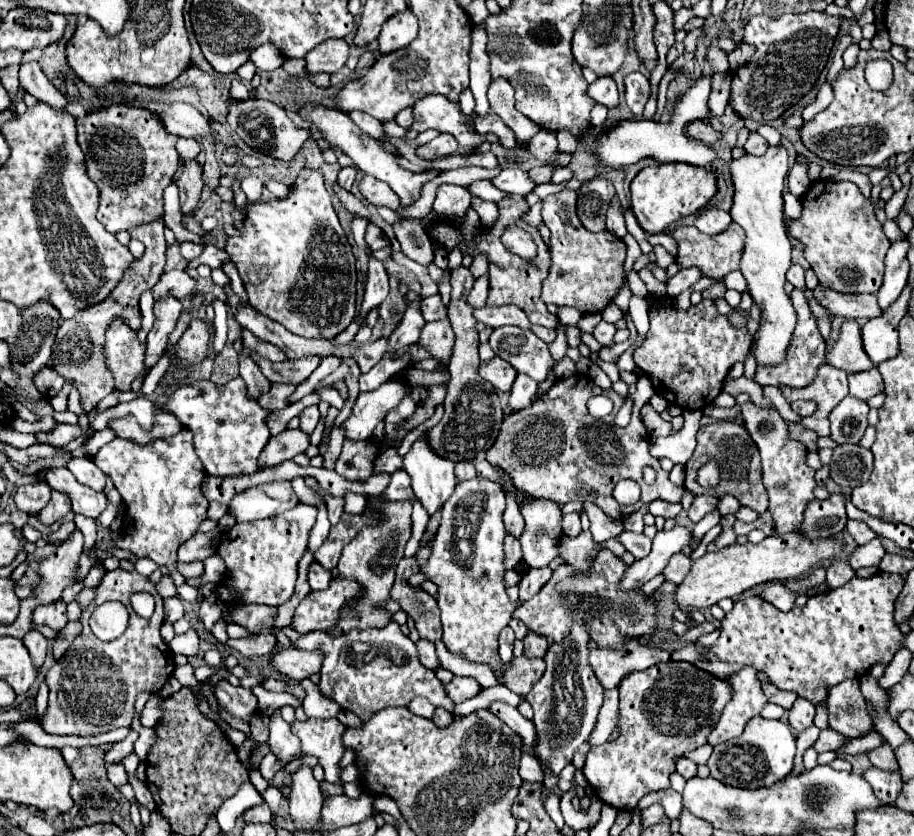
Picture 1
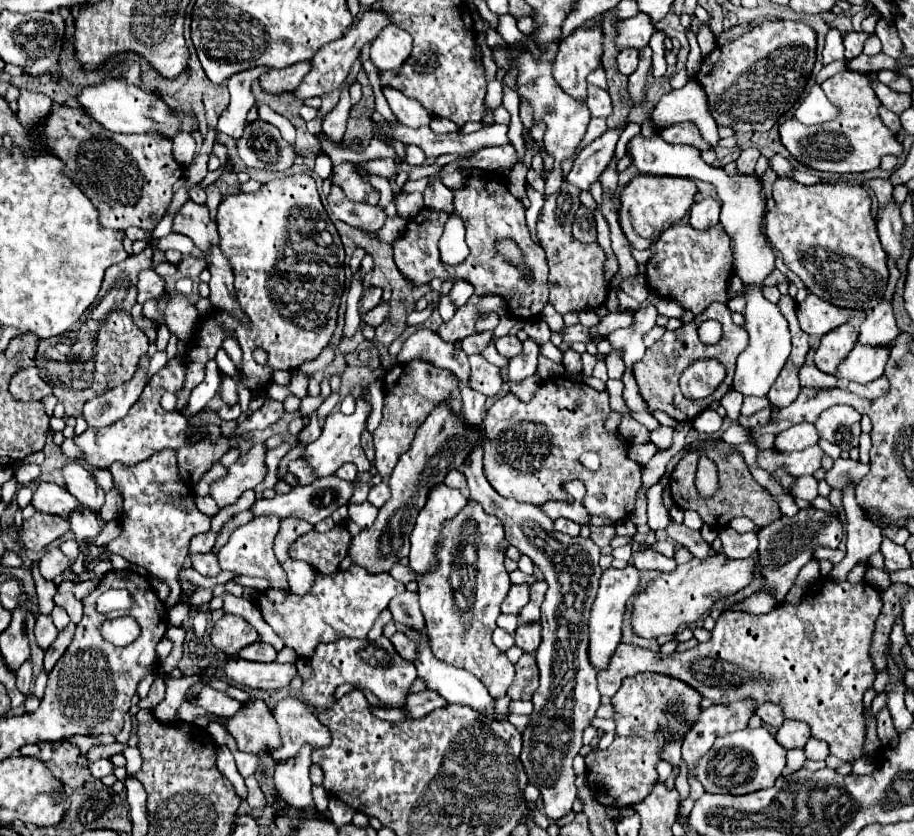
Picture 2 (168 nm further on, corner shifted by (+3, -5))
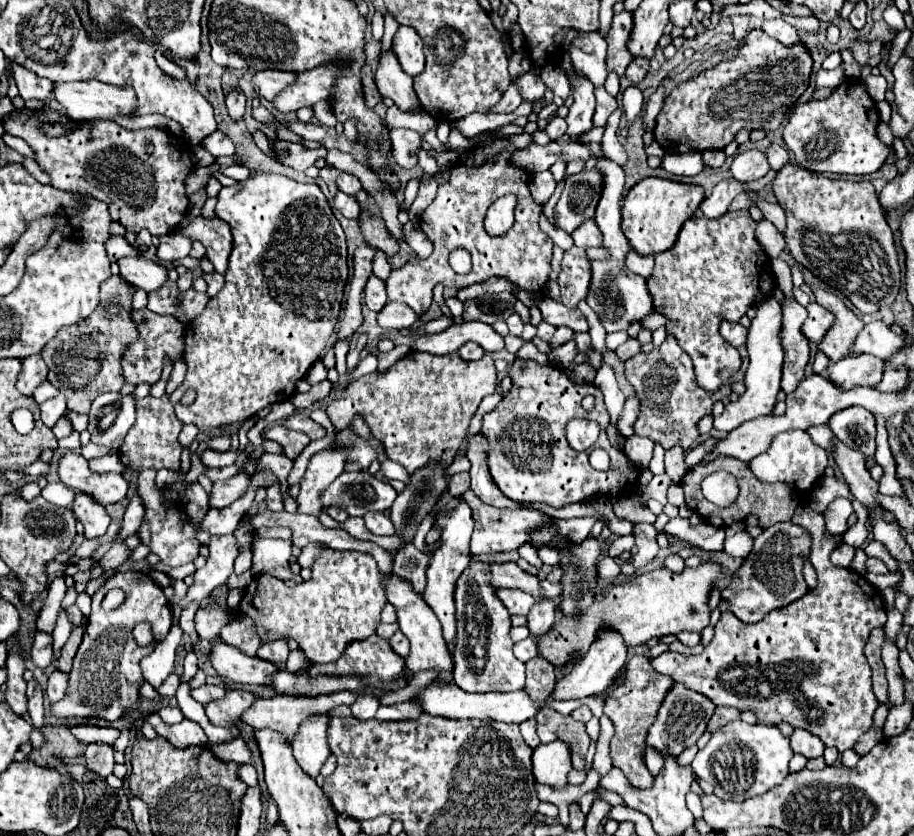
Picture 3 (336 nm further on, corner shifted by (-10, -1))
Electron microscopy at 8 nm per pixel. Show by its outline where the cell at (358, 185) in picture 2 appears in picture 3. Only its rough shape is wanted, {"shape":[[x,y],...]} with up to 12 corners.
{"shape":[[340,173],[336,179],[340,191],[356,195],[362,189],[352,173]]}

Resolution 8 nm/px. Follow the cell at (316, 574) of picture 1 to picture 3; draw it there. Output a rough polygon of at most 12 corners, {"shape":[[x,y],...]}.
{"shape":[[290,539],[252,545],[252,575],[300,583],[290,569]]}

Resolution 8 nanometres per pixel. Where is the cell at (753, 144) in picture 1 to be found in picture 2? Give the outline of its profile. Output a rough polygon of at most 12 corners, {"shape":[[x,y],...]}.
{"shape":[[755,147],[743,149],[737,157],[737,173],[751,175],[759,159]]}

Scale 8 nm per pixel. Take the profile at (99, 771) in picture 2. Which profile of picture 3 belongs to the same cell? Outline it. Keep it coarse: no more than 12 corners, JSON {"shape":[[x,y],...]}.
{"shape":[[88,745],[86,767],[100,777],[114,769],[110,745]]}

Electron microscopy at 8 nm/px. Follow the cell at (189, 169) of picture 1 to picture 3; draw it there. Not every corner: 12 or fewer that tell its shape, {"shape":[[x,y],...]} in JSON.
{"shape":[[192,217],[176,229],[206,247],[226,273],[232,229],[220,217]]}

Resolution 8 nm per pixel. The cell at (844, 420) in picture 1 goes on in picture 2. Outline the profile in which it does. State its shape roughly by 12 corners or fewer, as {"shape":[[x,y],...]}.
{"shape":[[835,405],[819,415],[821,439],[849,451],[859,445],[861,415]]}

